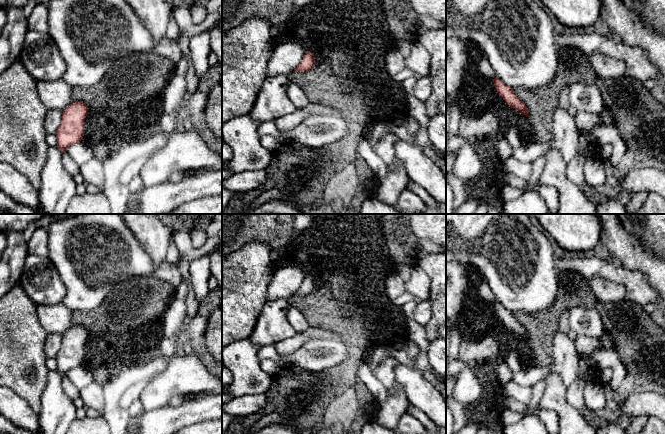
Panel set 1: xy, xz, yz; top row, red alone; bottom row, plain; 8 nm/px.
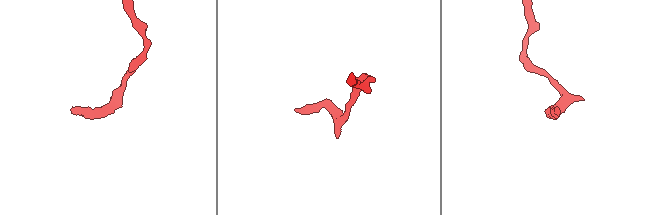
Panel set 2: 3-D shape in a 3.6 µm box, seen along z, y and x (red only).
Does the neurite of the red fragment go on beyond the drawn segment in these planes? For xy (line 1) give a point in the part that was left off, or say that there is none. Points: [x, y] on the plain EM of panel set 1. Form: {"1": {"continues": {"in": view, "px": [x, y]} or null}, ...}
{"1": {"continues": null}}

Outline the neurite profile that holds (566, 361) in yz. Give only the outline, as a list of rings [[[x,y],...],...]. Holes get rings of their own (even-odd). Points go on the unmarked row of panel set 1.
[[[558,329],[553,339],[553,362],[545,367],[522,367],[518,373],[512,374],[512,381],[518,385],[532,387],[551,373],[557,373],[563,383],[569,386],[578,378],[577,369],[581,359],[577,352],[575,342]]]

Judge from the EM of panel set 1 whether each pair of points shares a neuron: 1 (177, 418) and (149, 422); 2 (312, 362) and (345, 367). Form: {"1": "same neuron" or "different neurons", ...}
{"1": "same neuron", "2": "different neurons"}

